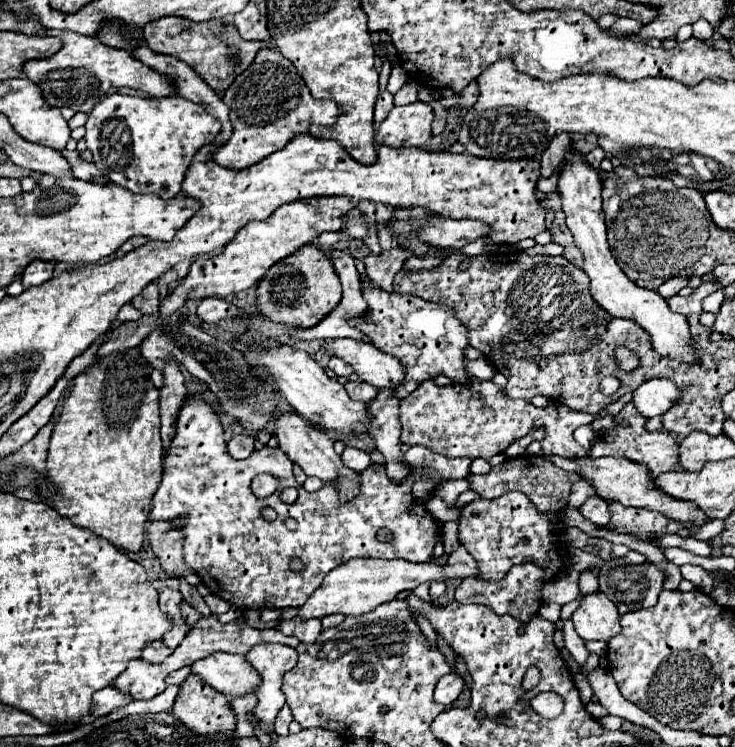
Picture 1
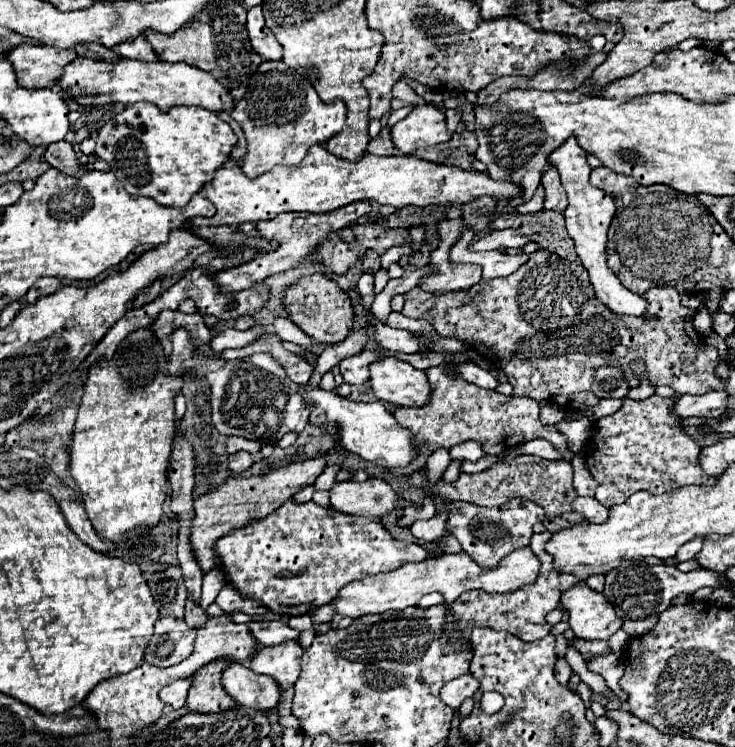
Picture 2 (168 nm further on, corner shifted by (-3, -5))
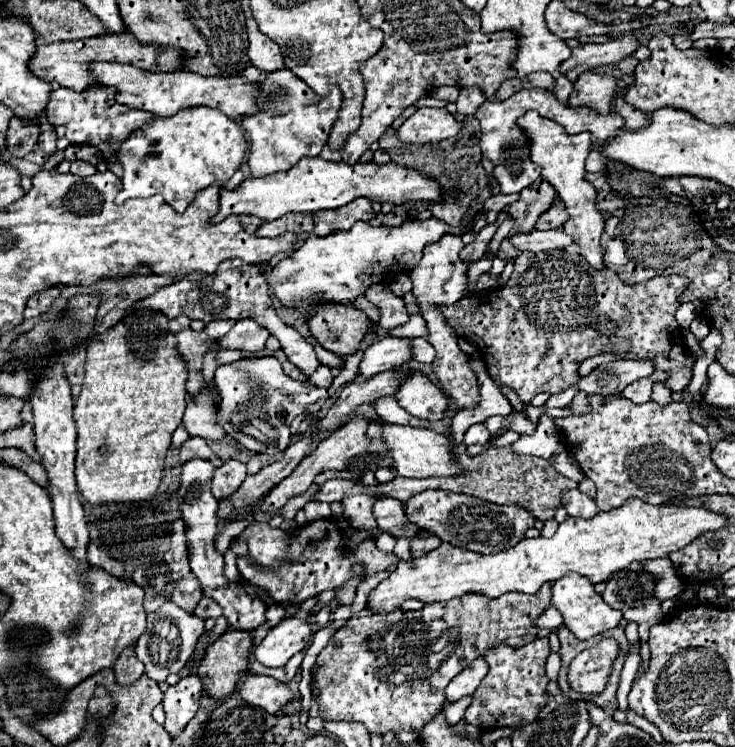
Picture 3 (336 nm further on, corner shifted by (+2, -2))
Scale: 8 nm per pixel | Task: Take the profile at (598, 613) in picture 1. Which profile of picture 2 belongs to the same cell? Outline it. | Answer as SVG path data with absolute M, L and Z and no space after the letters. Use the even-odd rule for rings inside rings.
M576 582L564 590L560 604L570 616L568 624L576 638L608 640L622 626L604 594L592 590L586 582Z

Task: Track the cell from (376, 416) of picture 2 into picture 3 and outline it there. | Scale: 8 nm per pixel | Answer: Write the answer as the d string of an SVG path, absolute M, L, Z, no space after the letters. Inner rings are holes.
M379 419L379 421L369 421L365 437L381 439L385 443L387 453L393 459L393 467L395 467L397 475L403 475L403 477L451 477L451 475L461 473L461 467L453 461L449 439L431 429L395 425L395 423L385 423Z

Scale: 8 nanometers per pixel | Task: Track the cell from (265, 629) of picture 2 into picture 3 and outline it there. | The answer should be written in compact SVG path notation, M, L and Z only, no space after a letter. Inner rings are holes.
M189 459L183 465L183 475L181 475L181 487L179 487L179 507L183 511L183 519L187 525L187 541L189 549L193 551L189 555L191 559L191 571L199 579L203 593L211 599L215 599L223 607L223 615L231 623L233 629L239 631L255 631L257 627L265 625L265 603L261 599L249 597L239 583L229 583L223 575L223 555L215 551L215 537L219 531L219 501L211 493L211 479L213 479L215 465L207 459Z

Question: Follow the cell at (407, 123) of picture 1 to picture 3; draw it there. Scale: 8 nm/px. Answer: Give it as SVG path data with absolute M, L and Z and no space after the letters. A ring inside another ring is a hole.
M423 107L417 109L399 129L397 137L403 143L435 143L457 135L461 123L447 109Z

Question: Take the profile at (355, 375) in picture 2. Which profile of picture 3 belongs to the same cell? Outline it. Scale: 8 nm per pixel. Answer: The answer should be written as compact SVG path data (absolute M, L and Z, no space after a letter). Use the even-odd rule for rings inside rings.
M383 337L373 341L359 363L359 373L363 379L371 379L377 373L399 367L411 359L411 343L405 337Z

